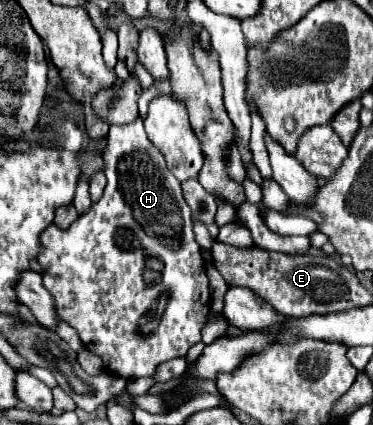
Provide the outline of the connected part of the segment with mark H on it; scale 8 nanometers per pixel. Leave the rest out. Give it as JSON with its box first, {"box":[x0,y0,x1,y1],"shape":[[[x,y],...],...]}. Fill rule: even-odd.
{"box":[37,115,211,379],"shape":[[[141,115],[127,125],[111,125],[109,133],[107,133],[107,147],[103,151],[103,163],[105,163],[105,177],[107,177],[107,187],[103,197],[91,205],[91,209],[83,215],[79,215],[67,229],[57,227],[55,223],[49,225],[41,237],[39,237],[39,255],[37,261],[41,265],[41,277],[43,277],[43,285],[45,289],[51,293],[53,301],[55,301],[55,311],[59,315],[59,319],[67,321],[81,337],[85,349],[89,349],[91,353],[99,355],[103,359],[105,369],[109,369],[115,375],[121,375],[125,379],[135,379],[135,377],[151,377],[155,367],[159,363],[165,363],[173,357],[181,357],[189,351],[191,345],[201,341],[201,329],[207,321],[207,313],[211,307],[211,291],[209,291],[209,279],[205,275],[205,263],[201,257],[201,247],[195,241],[193,235],[193,219],[191,219],[191,209],[187,205],[187,201],[183,199],[183,191],[181,191],[181,183],[177,181],[177,177],[169,171],[165,157],[161,155],[161,151],[157,151],[157,147],[153,147],[153,143],[149,141],[145,127],[143,127],[143,119]]]}

